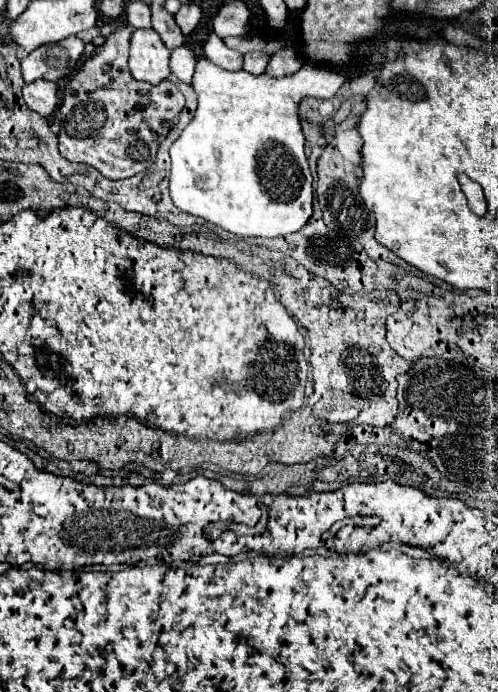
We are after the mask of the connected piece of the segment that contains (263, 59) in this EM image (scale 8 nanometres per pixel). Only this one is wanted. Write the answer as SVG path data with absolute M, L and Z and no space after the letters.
M251 52L245 56L245 64L243 64L243 70L253 74L253 76L259 76L265 72L269 64L269 56L263 56L261 52Z

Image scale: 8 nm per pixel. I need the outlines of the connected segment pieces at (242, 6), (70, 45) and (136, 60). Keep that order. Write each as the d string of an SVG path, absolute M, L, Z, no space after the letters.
M225 2L213 18L213 32L219 38L237 36L239 30L243 32L243 26L249 30L249 16L251 12L245 2Z
M77 36L65 38L65 48L55 44L39 46L37 50L33 50L33 54L23 58L21 62L25 82L35 82L37 78L59 82L67 78L71 72L75 72L83 48L85 44Z
M133 30L129 50L129 70L133 78L157 86L171 78L171 50L167 50L155 30Z

